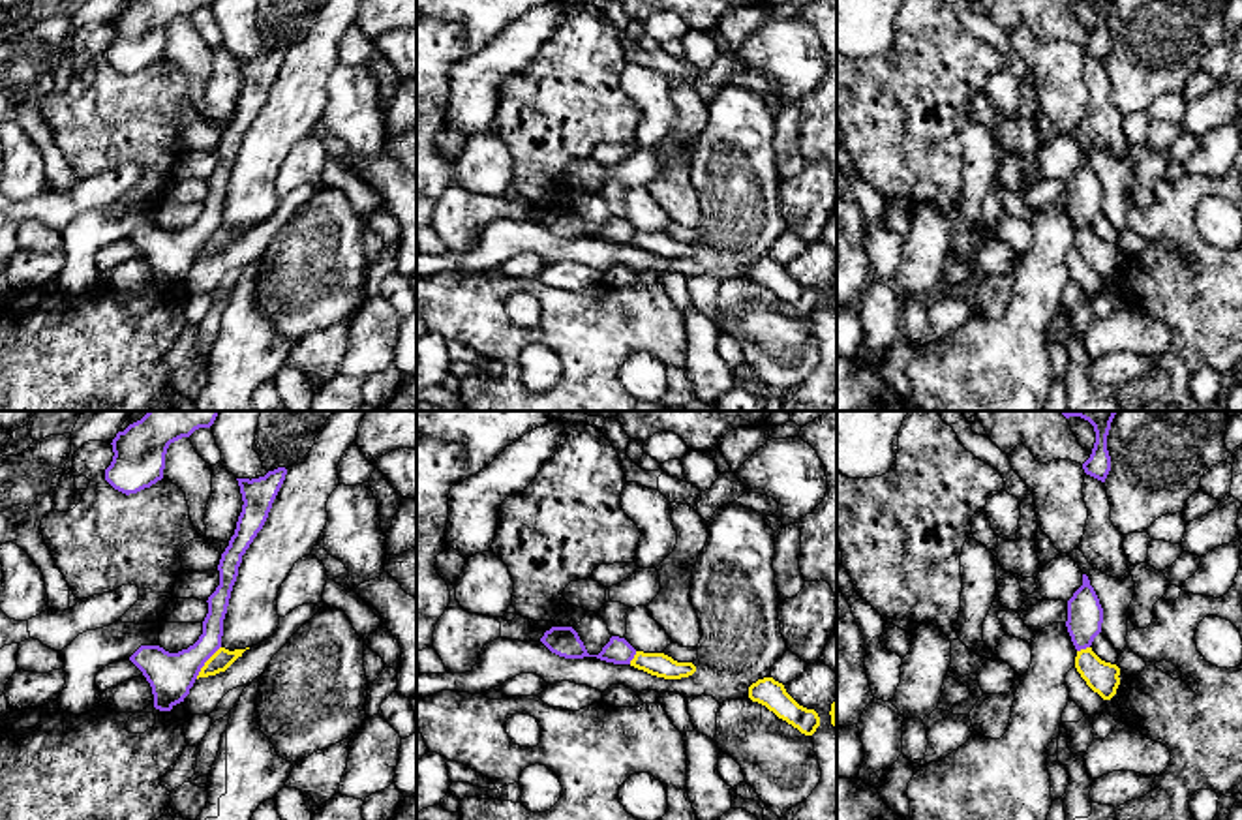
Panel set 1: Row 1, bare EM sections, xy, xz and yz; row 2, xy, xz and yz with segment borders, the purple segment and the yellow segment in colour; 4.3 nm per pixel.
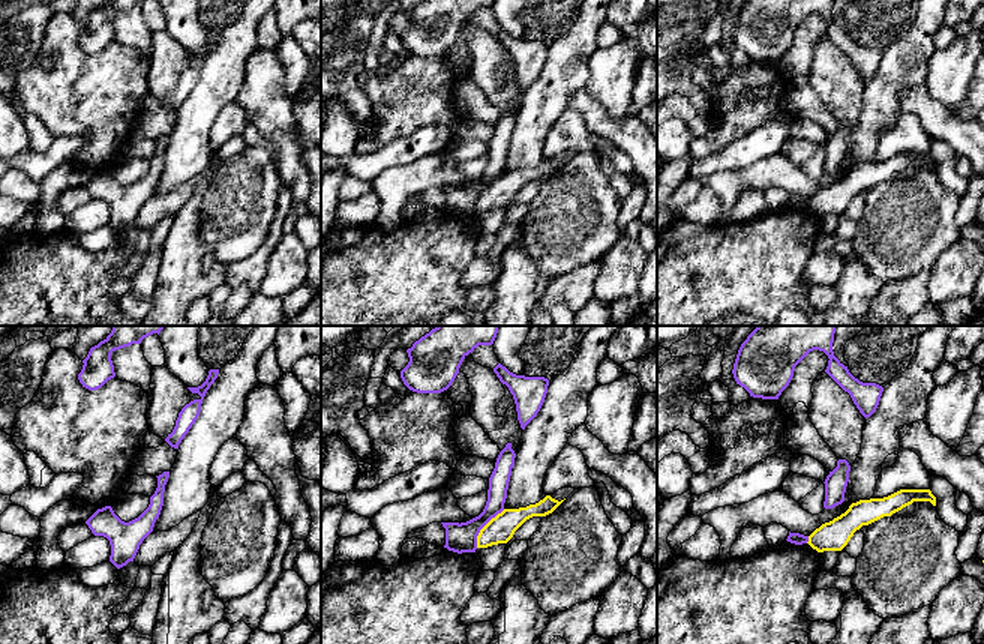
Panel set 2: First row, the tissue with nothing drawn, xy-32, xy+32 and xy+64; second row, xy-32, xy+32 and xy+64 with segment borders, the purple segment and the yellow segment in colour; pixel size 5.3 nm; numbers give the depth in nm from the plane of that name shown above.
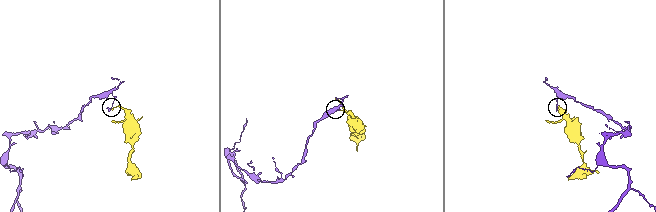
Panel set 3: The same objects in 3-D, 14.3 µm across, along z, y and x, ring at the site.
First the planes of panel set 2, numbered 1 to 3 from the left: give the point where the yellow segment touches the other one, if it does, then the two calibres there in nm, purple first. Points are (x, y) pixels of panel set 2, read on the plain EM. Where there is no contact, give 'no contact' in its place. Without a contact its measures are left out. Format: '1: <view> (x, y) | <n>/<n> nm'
1: no contact
2: xy+32 (483, 189) | 160/140 nm
3: xy+64 (807, 203) | 60/160 nm

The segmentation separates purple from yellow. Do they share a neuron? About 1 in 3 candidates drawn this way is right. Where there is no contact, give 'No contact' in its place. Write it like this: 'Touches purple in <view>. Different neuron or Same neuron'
Touches purple in xy. Different neuron

